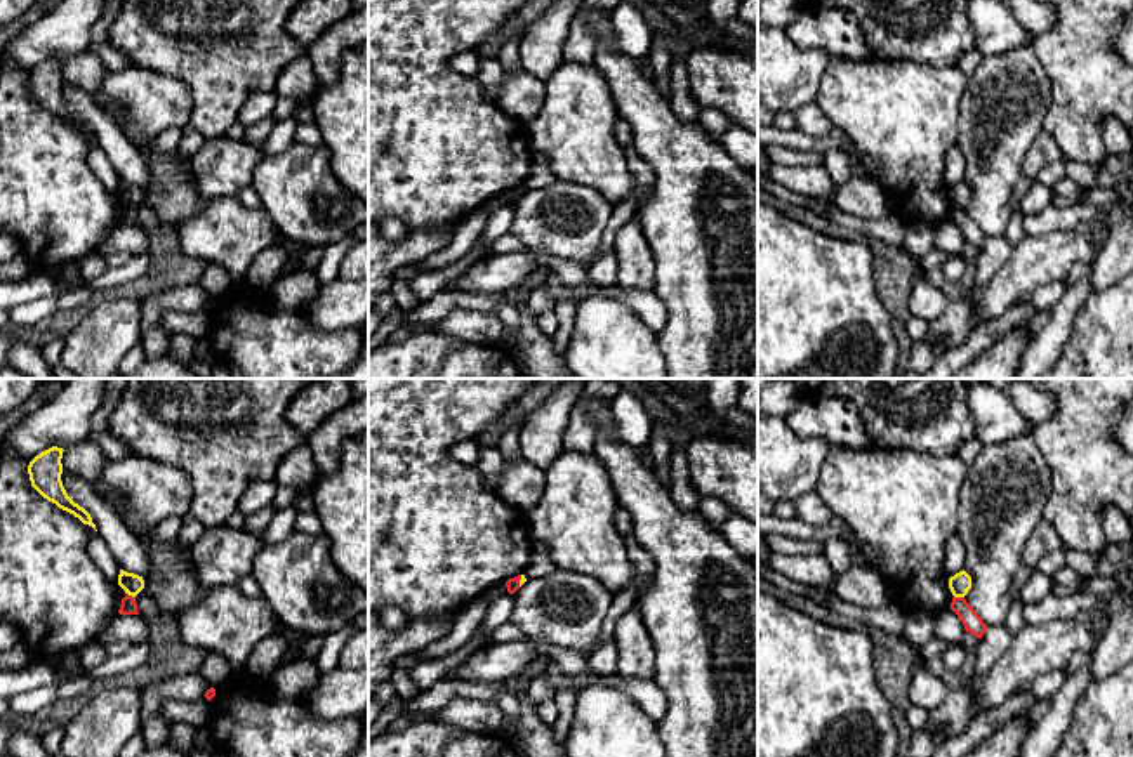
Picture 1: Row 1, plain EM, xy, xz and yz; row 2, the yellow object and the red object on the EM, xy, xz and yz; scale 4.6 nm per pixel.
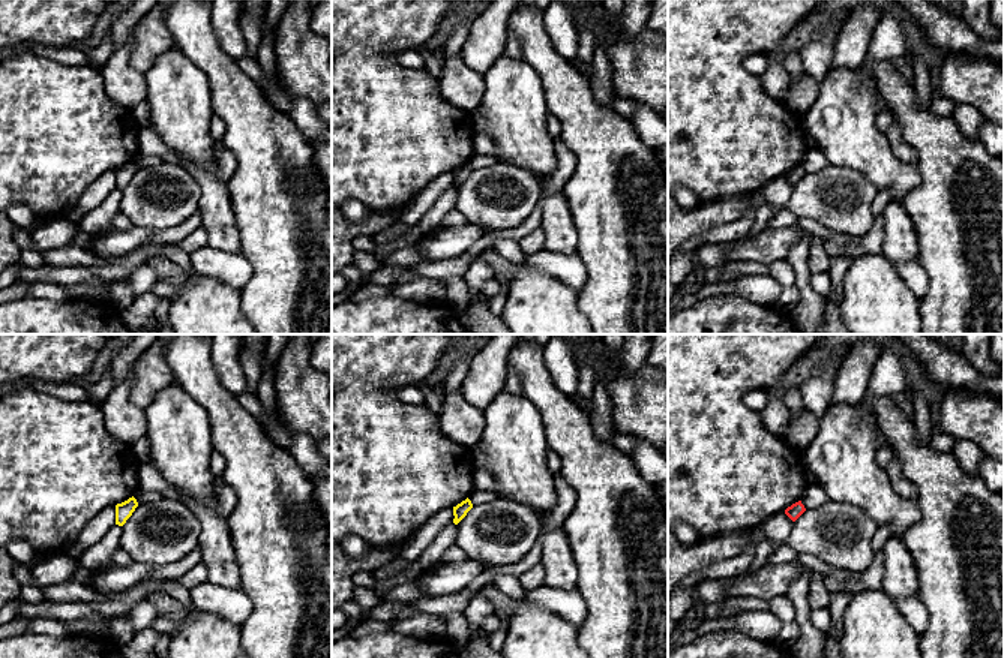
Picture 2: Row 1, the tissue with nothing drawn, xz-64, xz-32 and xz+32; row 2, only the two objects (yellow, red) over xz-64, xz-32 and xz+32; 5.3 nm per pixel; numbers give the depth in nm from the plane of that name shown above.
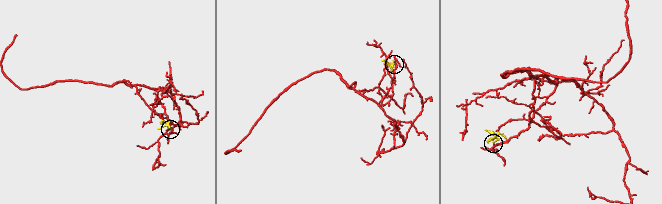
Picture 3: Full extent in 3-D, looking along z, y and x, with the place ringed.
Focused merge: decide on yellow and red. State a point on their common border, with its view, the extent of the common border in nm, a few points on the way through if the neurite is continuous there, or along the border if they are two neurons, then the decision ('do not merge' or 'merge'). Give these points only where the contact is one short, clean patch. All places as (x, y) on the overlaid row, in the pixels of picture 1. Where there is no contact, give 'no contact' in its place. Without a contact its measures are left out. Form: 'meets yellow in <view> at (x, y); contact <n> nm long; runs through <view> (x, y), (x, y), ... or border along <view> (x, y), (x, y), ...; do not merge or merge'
meets yellow in yz at (960, 596); contact 50 nm long; border along yz (954, 596), (963, 598); do not merge

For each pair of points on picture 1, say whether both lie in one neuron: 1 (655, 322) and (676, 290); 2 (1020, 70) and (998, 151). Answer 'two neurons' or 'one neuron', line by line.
1: two neurons
2: one neuron

